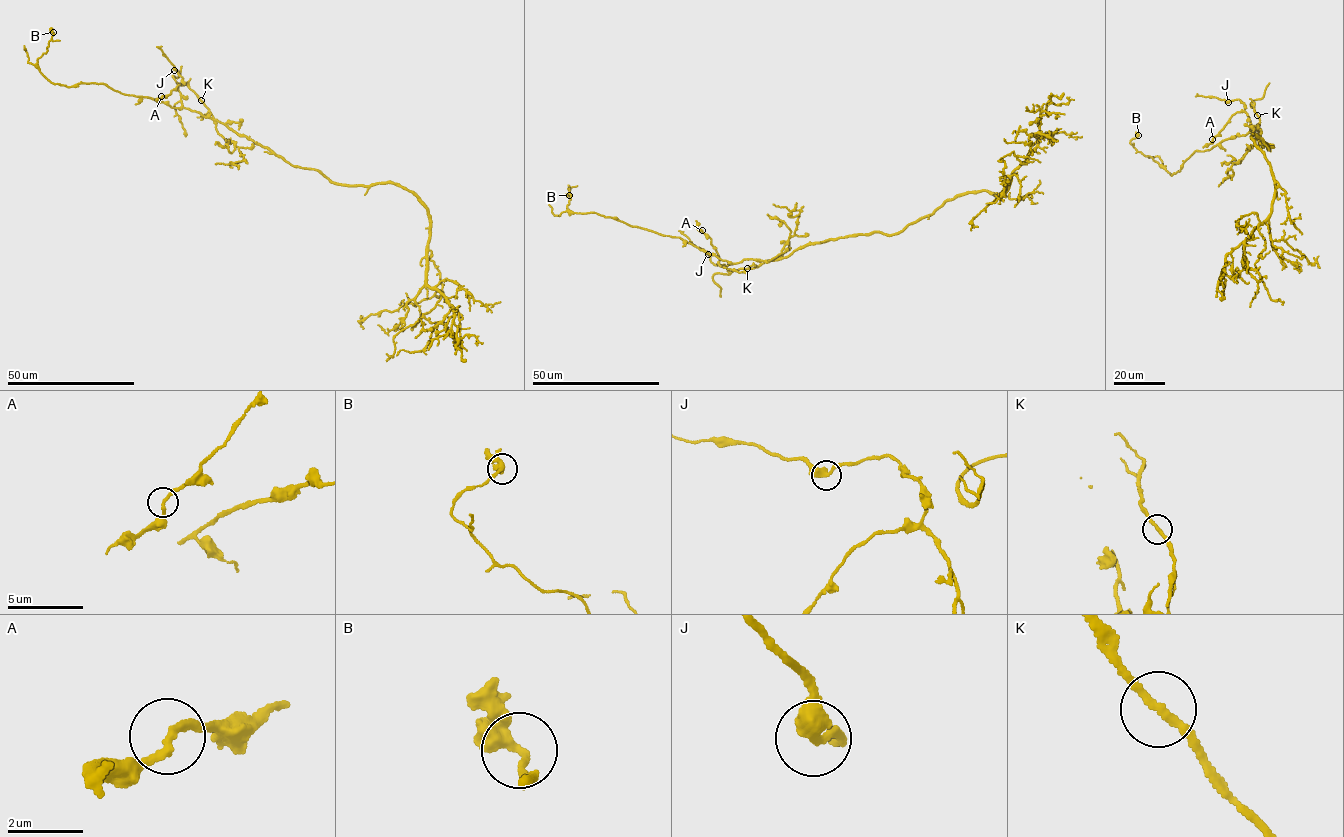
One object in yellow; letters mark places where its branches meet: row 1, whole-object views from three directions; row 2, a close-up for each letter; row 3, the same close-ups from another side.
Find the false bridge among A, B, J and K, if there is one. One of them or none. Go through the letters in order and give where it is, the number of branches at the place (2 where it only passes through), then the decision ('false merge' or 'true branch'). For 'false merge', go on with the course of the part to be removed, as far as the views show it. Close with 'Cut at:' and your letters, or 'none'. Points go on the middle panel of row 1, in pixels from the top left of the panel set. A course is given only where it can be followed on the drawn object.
A: at (702, 230); 2 branches meet; true branch
B: at (569, 195); 2 branches meet; true branch
J: at (708, 254); 2 branches meet; true branch
K: at (747, 268); 2 branches meet; true branch
Cut at: none

